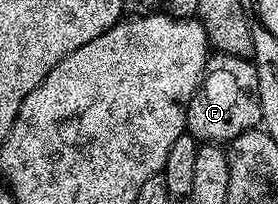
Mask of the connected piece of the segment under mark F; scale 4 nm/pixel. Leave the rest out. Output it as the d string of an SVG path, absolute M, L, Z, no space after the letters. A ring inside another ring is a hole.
M217 52L211 53L206 60L206 73L202 76L198 91L194 93L186 109L186 130L188 133L202 144L228 144L236 136L255 129L261 121L257 66L249 58Z

